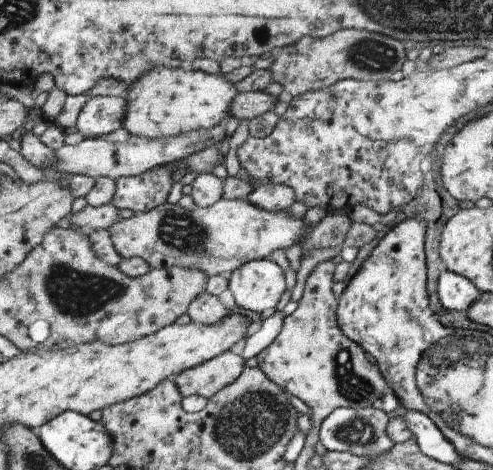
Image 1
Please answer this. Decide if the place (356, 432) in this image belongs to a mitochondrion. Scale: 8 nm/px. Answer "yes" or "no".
yes

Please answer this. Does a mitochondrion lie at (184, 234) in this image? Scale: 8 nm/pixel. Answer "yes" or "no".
yes

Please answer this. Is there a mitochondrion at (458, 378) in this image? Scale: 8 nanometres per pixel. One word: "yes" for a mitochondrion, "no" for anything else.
yes

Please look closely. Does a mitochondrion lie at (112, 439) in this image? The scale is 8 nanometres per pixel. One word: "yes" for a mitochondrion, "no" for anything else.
no

